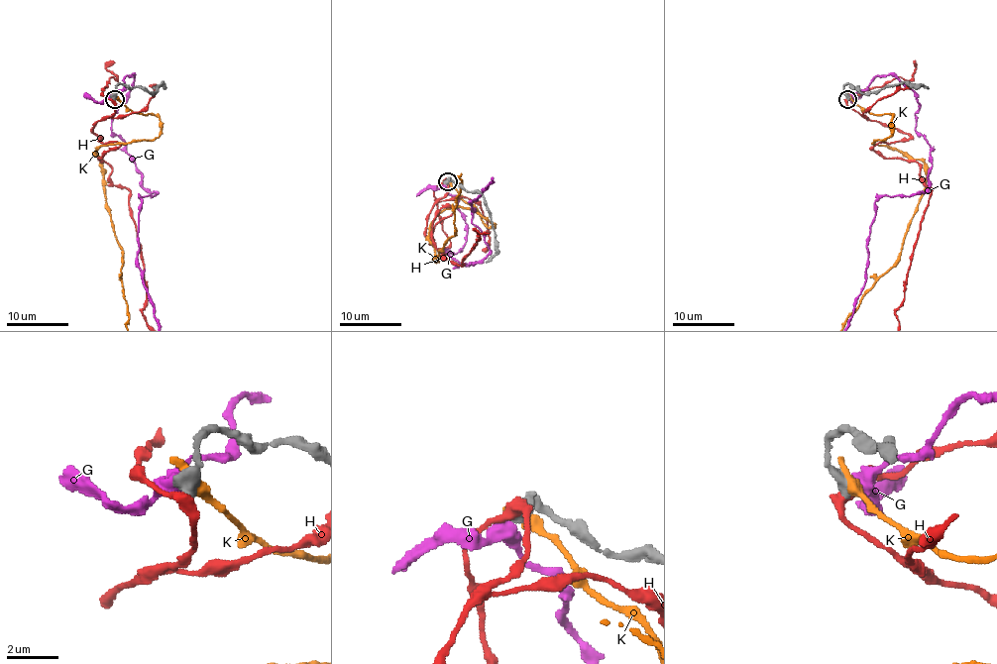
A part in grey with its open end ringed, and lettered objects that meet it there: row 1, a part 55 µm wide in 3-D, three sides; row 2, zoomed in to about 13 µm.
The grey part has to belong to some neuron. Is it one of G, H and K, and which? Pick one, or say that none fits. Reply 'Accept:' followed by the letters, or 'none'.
Accept: none

